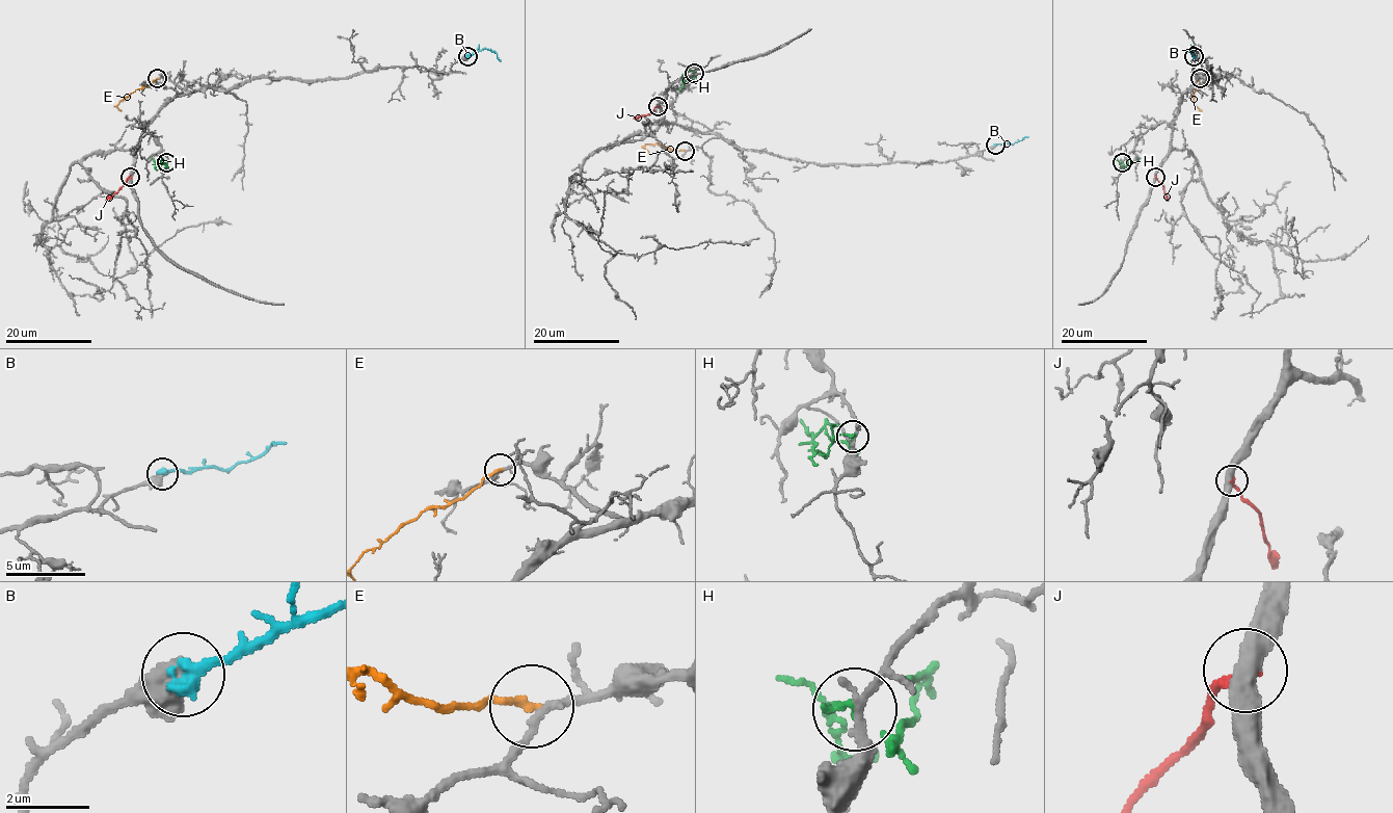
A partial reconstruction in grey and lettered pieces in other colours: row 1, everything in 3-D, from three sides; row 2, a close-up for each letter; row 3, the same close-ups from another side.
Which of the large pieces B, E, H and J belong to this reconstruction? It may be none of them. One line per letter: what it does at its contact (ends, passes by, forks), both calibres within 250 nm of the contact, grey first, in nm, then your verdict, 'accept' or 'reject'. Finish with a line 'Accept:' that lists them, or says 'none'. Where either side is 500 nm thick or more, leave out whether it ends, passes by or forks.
B: 600 nm thick on the grey side, 360 nm on the other; accept
E: it ends there; 170 nm thick on the grey side, 180 nm on the other; accept
H: it ends there; 200 nm thick on the grey side, 170 nm on the other; reject
J: it ends there; 480 nm thick on the grey side, 280 nm on the other; reject
Accept: B, E

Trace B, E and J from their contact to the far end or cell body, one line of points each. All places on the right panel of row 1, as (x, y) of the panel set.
B: (1194, 56), (1193, 49), (1186, 54), (1185, 61)
E: (1199, 79), (1193, 100), (1201, 109)
J: (1155, 177), (1167, 201)

